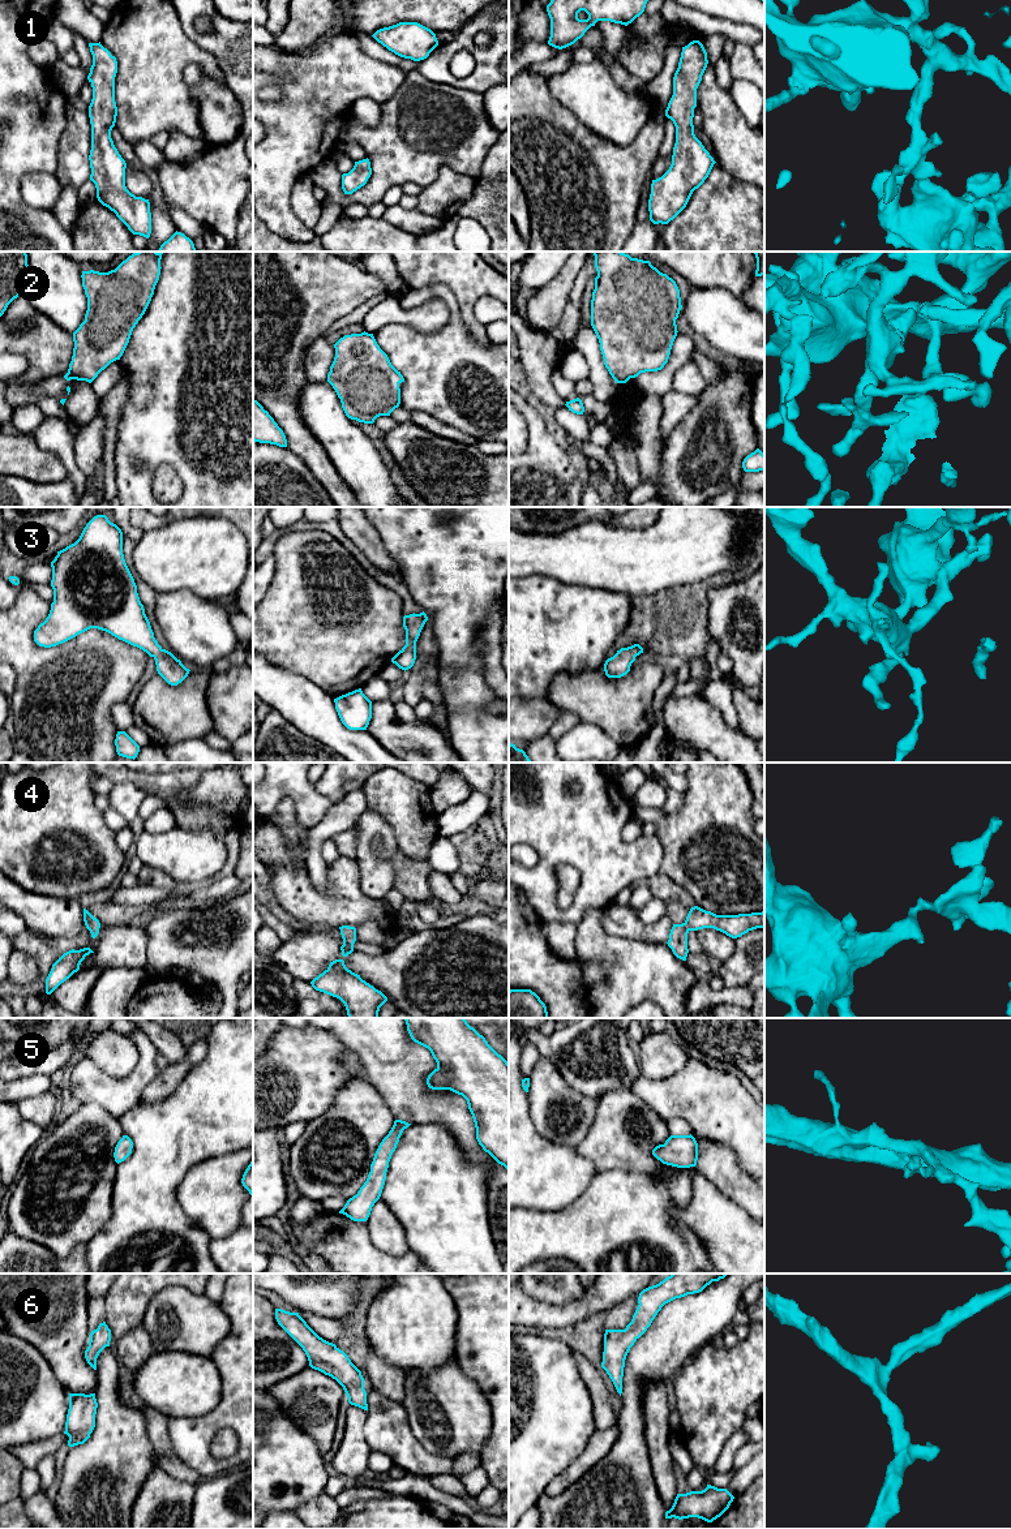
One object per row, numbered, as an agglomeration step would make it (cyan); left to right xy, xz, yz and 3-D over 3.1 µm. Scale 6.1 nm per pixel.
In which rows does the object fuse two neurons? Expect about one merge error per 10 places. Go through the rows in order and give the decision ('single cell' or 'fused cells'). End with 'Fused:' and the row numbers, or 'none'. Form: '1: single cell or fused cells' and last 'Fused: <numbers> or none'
1: single cell
2: single cell
3: single cell
4: single cell
5: single cell
6: single cell
Fused: none

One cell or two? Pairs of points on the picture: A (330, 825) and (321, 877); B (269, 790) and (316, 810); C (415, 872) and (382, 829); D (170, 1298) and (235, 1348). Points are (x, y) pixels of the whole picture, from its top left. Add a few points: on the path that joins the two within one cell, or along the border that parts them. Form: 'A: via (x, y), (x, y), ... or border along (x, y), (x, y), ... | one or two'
A: via (317, 838), (315, 841), (315, 864) | one
B: via (281, 790), (296, 790), (304, 798) | one
C: border along (399, 871), (393, 888) | two
D: border along (222, 1308), (230, 1321), (230, 1332), (209, 1356) | two

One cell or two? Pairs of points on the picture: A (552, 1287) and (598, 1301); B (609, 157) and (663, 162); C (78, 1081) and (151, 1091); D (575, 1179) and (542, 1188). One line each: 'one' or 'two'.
A: two
B: two
C: two
D: one

